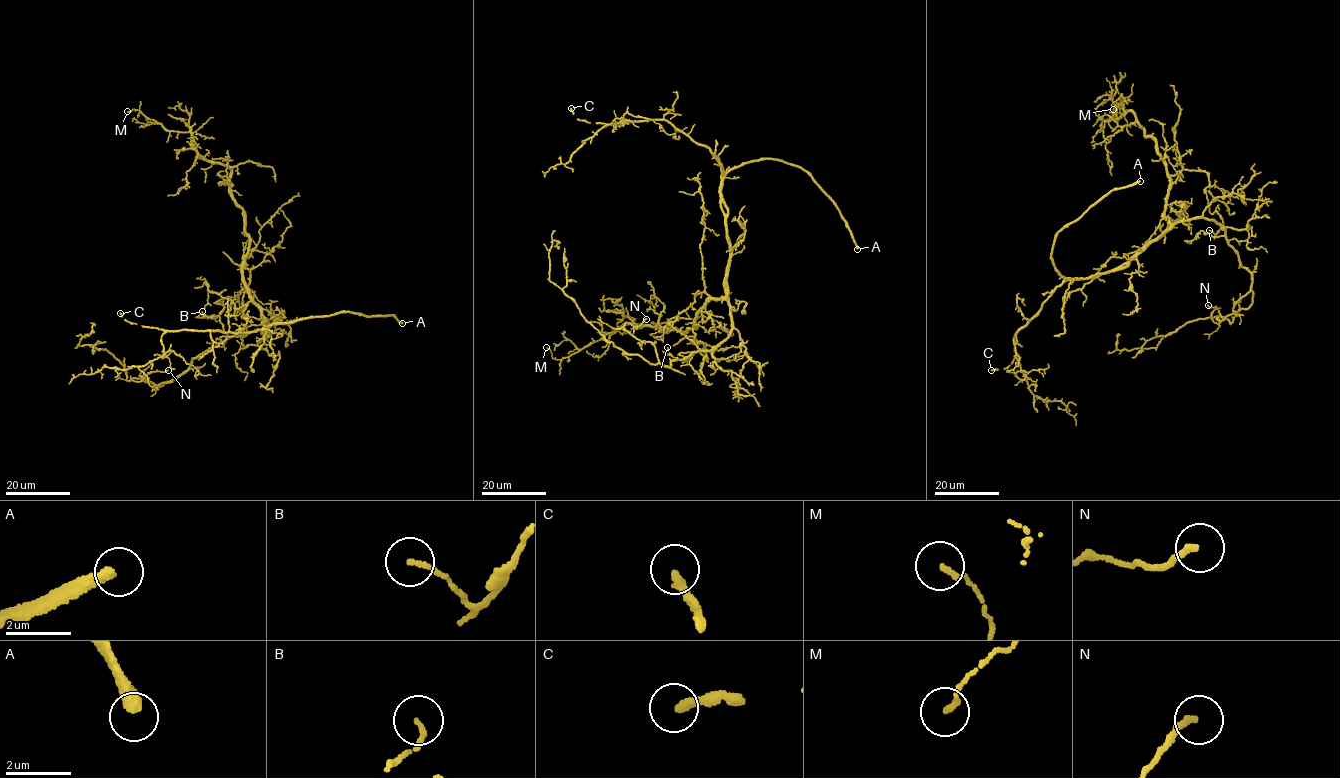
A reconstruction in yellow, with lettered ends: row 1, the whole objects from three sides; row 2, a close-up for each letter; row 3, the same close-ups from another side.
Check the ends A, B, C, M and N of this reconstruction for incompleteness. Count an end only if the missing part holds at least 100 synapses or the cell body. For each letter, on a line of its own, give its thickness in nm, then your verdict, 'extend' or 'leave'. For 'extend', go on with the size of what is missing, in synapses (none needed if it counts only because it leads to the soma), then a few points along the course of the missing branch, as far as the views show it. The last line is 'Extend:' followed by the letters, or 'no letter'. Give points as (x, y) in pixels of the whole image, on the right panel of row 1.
A: calibre 340 nm; extend; 450 synapses; course (1140, 181), (1181, 161), (1215, 128), (1219, 130), (1223, 117), (1234, 114), (1240, 107), (1259, 102), (1273, 104)
B: calibre 120 nm; leave
C: calibre 280 nm; extend
M: calibre 160 nm; leave
N: calibre 180 nm; leave
Extend: A, C

